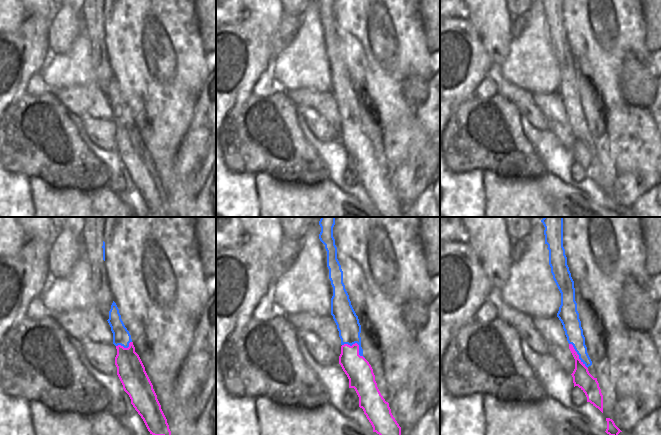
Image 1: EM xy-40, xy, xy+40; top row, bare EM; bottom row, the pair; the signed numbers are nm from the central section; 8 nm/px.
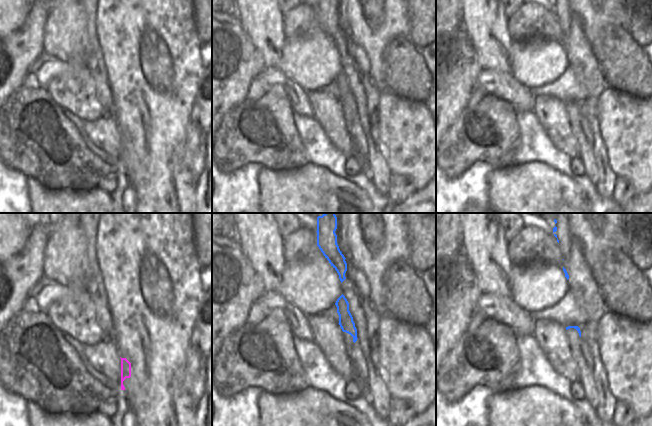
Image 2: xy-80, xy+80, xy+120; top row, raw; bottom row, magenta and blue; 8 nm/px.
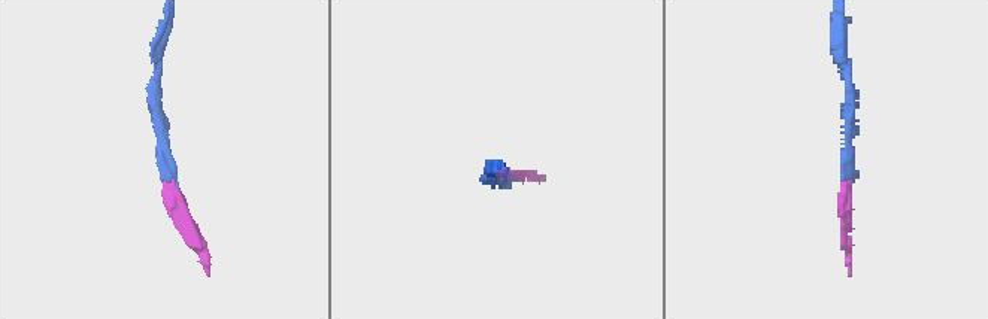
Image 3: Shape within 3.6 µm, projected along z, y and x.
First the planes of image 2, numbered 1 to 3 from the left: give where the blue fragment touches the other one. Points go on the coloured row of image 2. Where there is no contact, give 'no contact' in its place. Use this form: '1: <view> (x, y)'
1: no contact
2: no contact
3: no contact

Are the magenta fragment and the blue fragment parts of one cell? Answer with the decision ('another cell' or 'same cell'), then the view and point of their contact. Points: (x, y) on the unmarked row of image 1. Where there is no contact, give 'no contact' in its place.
another cell | xy (357, 120)

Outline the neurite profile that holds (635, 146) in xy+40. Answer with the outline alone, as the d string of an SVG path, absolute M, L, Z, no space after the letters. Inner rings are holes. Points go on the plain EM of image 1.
M624 105L613 108L617 111L618 128L606 124L609 153L617 174L636 172L640 174L650 190L661 181L661 133L647 108Z

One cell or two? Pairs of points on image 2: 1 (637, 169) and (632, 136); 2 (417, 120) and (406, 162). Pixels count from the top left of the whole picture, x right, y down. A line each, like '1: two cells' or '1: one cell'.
1: one cell
2: one cell

